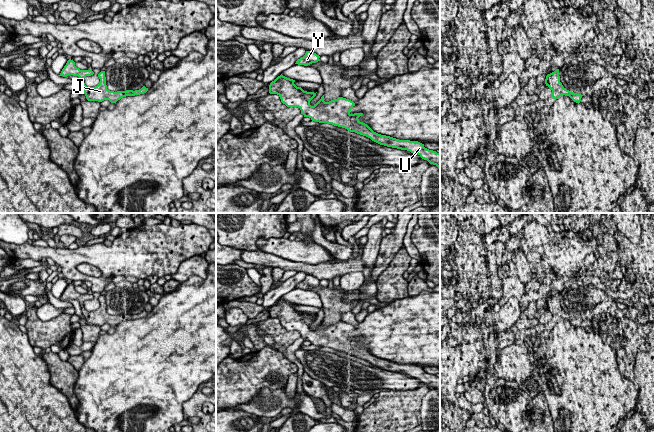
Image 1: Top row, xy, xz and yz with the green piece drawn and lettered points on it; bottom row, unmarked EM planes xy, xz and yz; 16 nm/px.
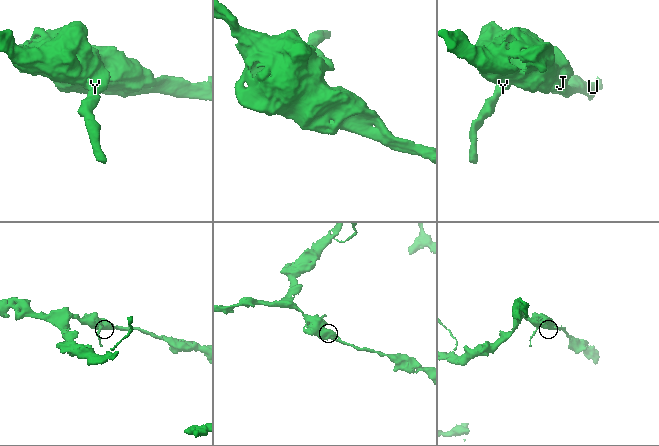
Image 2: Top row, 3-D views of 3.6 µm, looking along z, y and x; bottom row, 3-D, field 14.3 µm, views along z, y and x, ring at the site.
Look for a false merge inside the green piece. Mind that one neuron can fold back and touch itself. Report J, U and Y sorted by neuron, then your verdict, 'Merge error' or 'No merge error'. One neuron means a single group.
Groups: J U Y. No merge error

